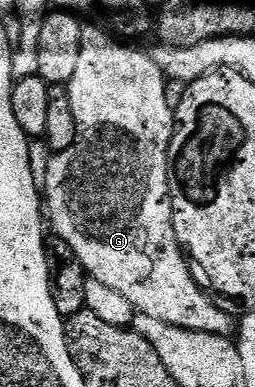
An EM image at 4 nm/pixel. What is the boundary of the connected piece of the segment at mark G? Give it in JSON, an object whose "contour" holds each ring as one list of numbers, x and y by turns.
{"contour":[[90,25,82,26,82,53,78,53,78,66,74,77,67,83,66,90,70,97,70,109,74,109,74,121,76,122,76,140,68,151,53,154,48,161,48,172,46,173,46,185,42,189,43,198,46,200,46,219,51,230,78,257,85,272,91,278,96,279,102,285,106,285,116,295,126,297,130,305,137,312,140,311,148,319,157,319,157,324,169,327,181,327,187,331,201,331,210,335,231,336,234,331,234,319,227,315,209,296,205,288,201,287,192,277,192,271,188,267,188,260,183,251,180,250,180,242,176,239,174,225,172,224,172,199,168,195,168,150,172,140,172,129,174,126,174,107,168,104,168,95,164,92,166,80,158,69,158,65,152,59,151,54,135,51,135,46,125,45,117,41,107,30,99,31]]}

